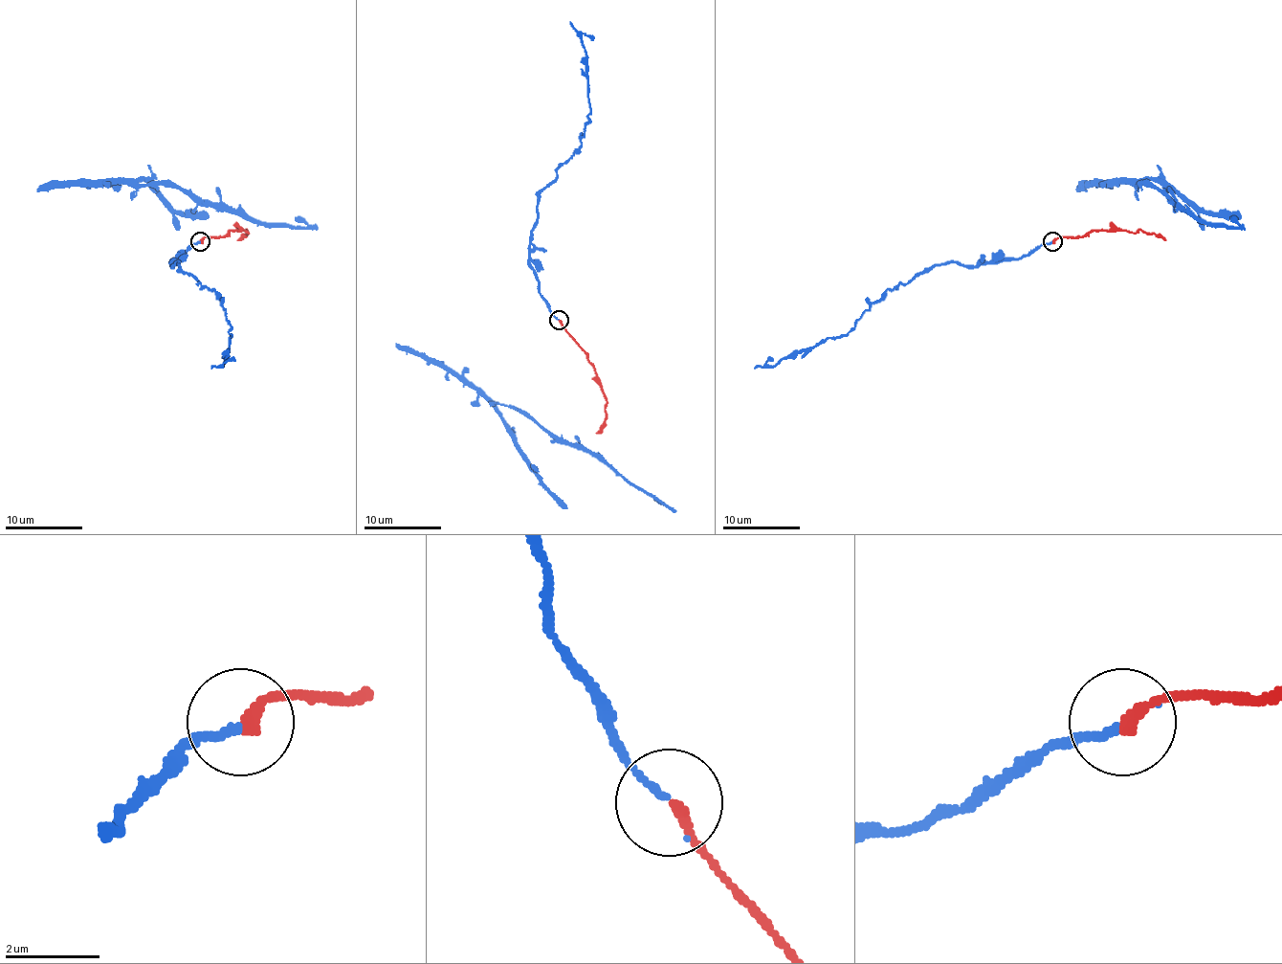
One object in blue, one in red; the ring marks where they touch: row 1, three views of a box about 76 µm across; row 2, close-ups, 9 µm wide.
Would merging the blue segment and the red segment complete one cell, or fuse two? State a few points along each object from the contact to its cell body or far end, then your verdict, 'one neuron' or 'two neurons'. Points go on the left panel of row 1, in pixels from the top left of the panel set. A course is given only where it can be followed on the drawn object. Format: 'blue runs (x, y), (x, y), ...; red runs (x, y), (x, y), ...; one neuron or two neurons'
blue runs (200, 240), (171, 261), (179, 261), (179, 268), (215, 293), (231, 327), (229, 354), (221, 366), (211, 368); red runs (200, 240), (206, 236), (223, 236), (229, 231), (248, 233), (236, 240); one neuron

